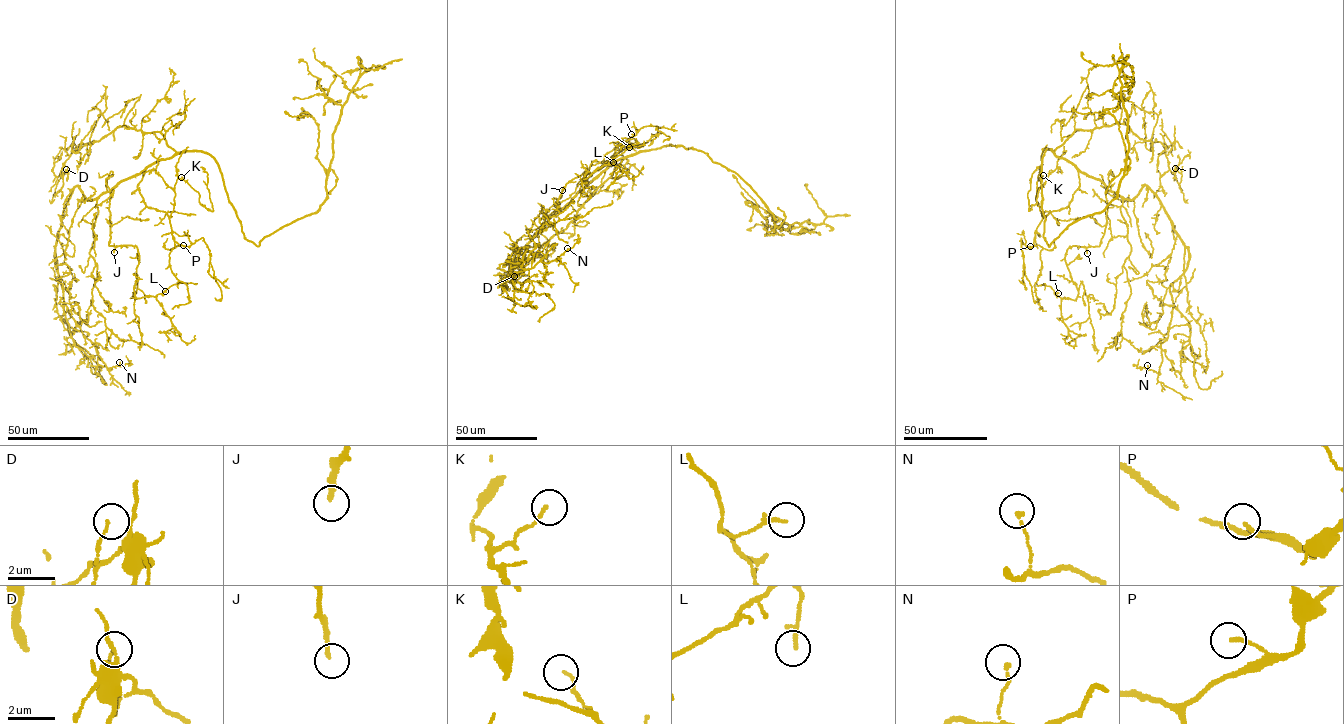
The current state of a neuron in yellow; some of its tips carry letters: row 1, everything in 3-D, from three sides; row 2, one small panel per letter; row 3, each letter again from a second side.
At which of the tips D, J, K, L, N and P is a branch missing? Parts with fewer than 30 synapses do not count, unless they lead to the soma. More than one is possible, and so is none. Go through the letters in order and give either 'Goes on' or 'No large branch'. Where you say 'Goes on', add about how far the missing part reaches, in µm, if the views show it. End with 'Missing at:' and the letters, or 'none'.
D: No large branch
J: No large branch
K: No large branch
L: No large branch
N: No large branch
P: No large branch
Missing at: none

